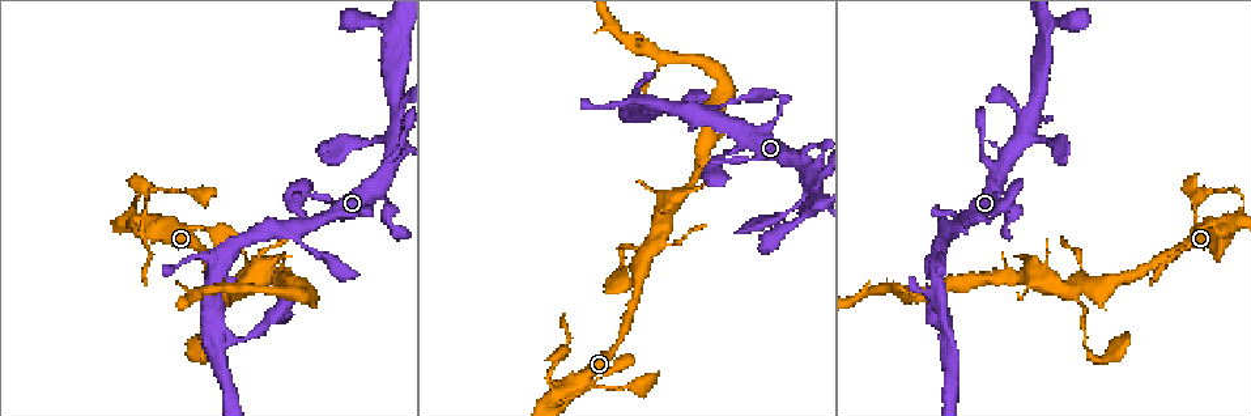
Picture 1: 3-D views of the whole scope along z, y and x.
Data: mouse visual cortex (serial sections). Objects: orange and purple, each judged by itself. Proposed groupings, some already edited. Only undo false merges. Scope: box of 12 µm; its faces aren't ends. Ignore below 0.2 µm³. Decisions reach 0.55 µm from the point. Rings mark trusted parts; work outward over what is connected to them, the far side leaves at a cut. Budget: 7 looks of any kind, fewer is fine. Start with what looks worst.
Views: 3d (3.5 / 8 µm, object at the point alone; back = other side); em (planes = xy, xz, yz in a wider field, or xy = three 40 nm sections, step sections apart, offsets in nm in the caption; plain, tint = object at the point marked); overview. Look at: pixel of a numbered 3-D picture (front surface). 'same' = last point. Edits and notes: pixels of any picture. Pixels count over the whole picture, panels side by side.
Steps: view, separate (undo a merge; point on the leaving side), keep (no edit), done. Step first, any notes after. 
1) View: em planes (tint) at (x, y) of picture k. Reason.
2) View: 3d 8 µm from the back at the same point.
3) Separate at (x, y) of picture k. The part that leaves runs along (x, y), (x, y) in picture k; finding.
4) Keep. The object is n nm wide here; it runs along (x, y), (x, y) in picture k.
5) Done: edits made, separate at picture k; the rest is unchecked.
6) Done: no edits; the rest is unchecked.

View: 3d 3.5 µm at (394, 26) of picture 1. Four-way junction.

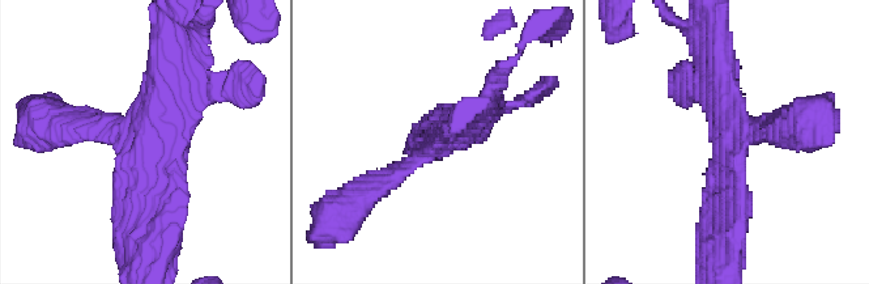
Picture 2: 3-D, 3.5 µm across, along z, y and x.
View: em xy step 1 (tint) at (730, 136) of picture 2. Now the EM.

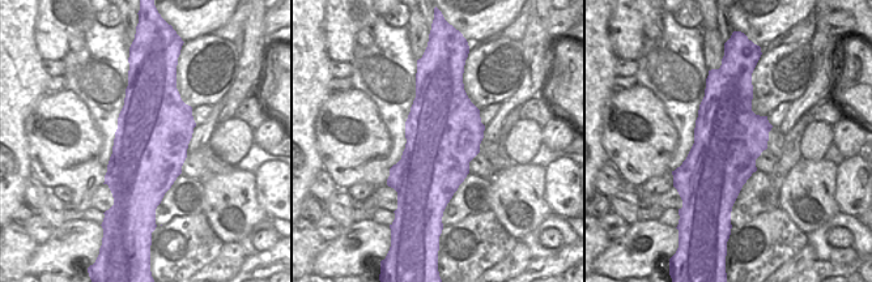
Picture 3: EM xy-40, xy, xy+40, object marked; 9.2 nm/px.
Keep. The object is 700 nm wide here; it runs along (144, 229), (148, 136), (80, 124) in picture 2; one cell here.

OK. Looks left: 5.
View: 3d 3.5 µm at (1079, 288) of picture 1. Calibre changes.

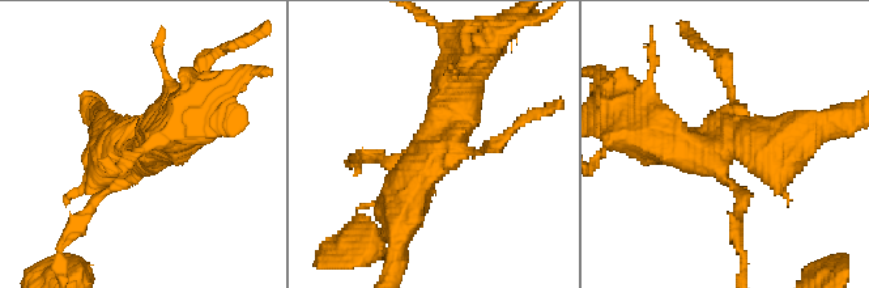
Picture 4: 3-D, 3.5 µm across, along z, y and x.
View: em planes (tint) at (722, 152) of picture 4.

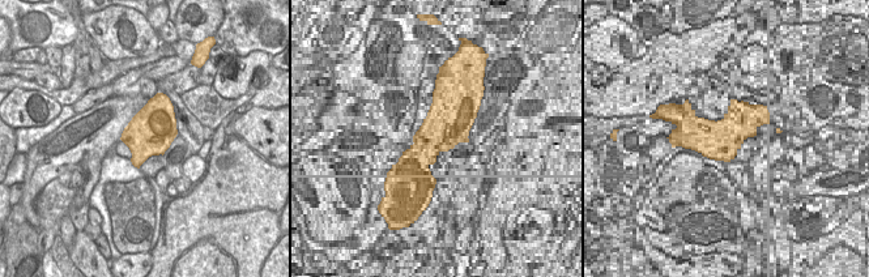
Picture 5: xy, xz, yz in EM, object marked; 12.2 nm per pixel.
Keep. It runs along (404, 212), (464, 68) in picture 4; all the same cell.

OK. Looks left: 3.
View: 3d 3.5 µm from the back at (918, 299) of picture 1. Abrupt turn.

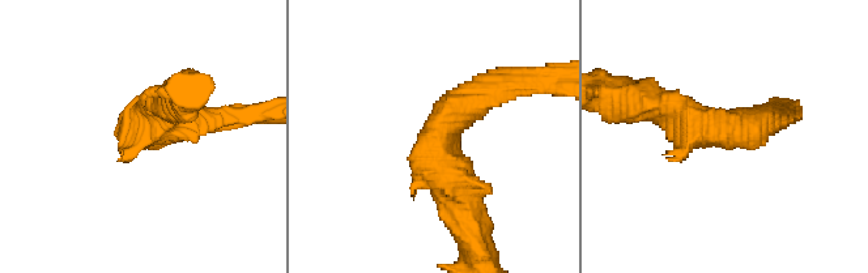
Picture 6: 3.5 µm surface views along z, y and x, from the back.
View: em xy step 3 (plain) at (719, 127) of picture 6. Now the EM.

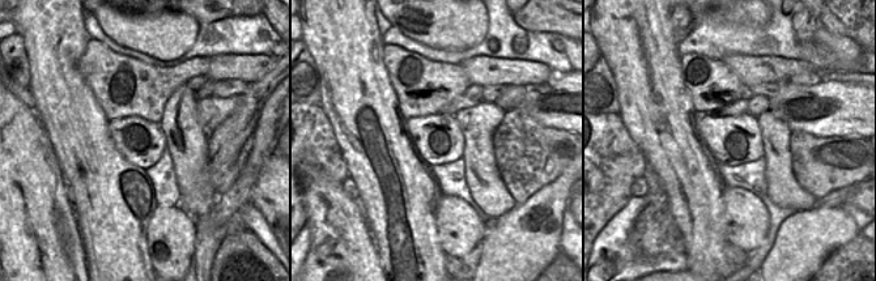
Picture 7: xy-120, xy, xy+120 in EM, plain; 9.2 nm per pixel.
View: em xy step 3 (tint) at the same point. Where the object lies.

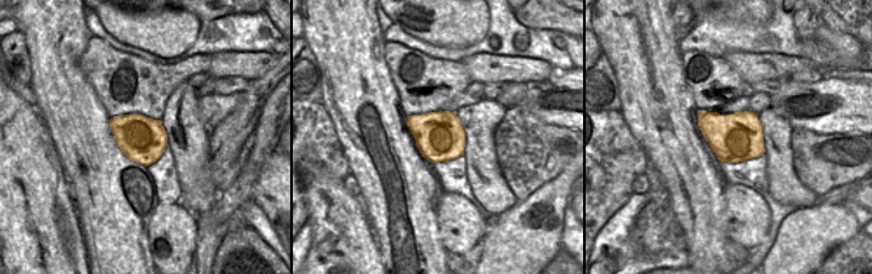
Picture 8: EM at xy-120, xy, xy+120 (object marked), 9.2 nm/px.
Keep. The arms are 400, 400 nm wide; it runs along (466, 212), (433, 141), (497, 88) in picture 6; continuous, no second cell.

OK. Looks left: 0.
Done: no edits; the rest is unchecked.

